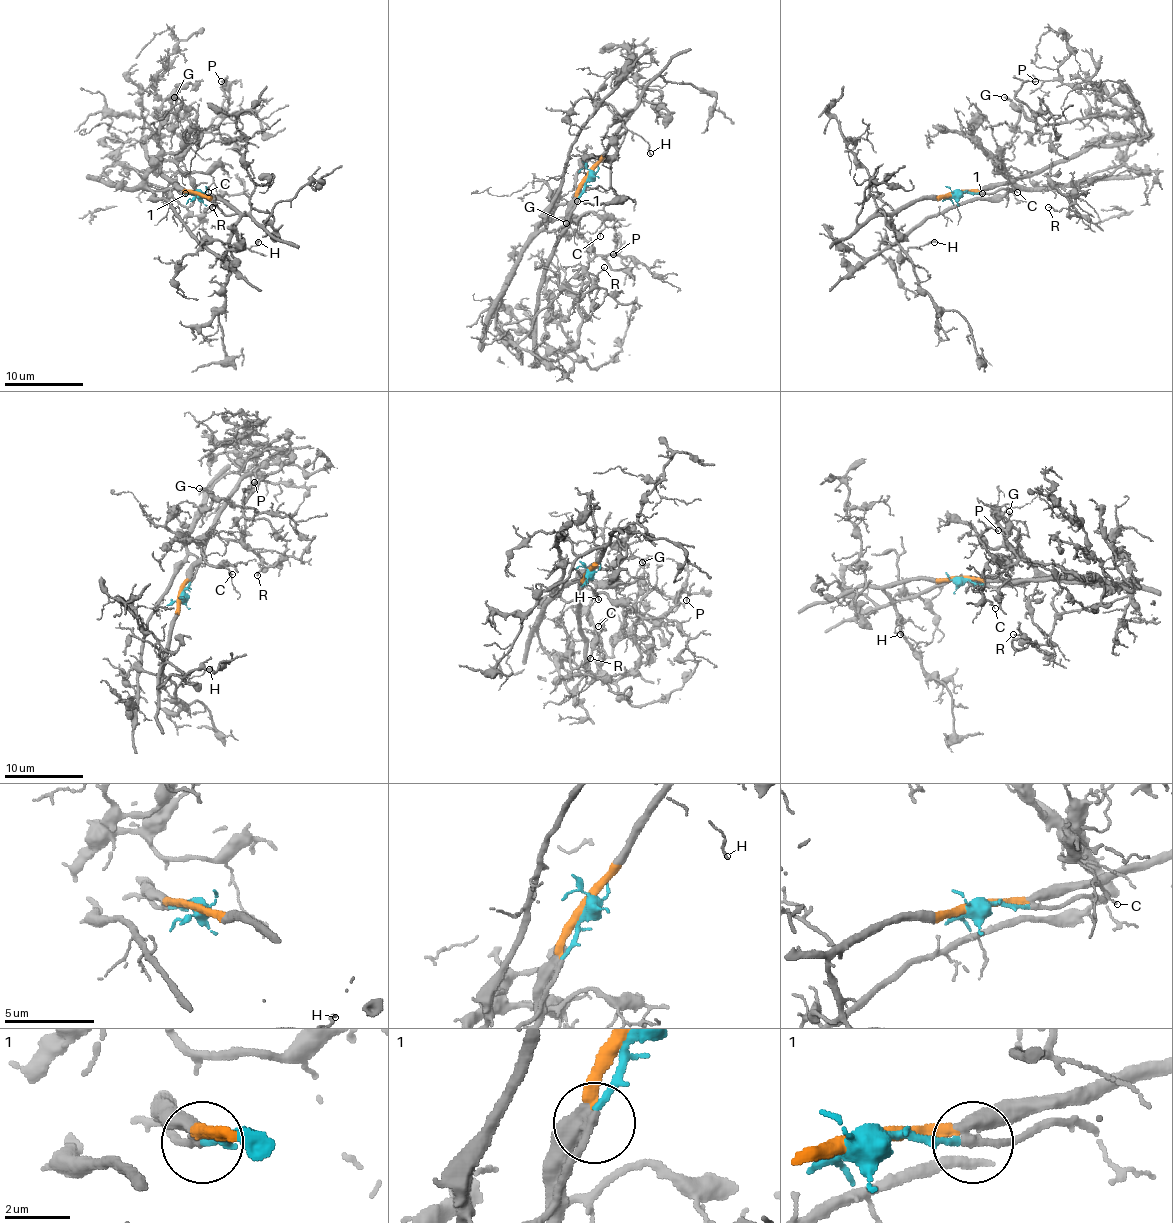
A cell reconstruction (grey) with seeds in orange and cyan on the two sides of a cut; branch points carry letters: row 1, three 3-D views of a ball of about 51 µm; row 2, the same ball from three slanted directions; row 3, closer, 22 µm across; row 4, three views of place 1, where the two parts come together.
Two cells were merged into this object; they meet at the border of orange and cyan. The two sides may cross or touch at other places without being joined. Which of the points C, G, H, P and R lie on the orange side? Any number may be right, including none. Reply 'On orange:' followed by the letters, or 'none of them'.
On orange: G, H, P, R

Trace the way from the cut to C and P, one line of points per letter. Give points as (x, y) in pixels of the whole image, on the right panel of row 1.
C: (957, 193), (1012, 189), (1000, 160), (1000, 172), (994, 172), (1006, 178), (1018, 191)
P: (957, 193), (1012, 184), (1137, 136), (1119, 114), (1036, 130), (1016, 96), (1036, 80)

